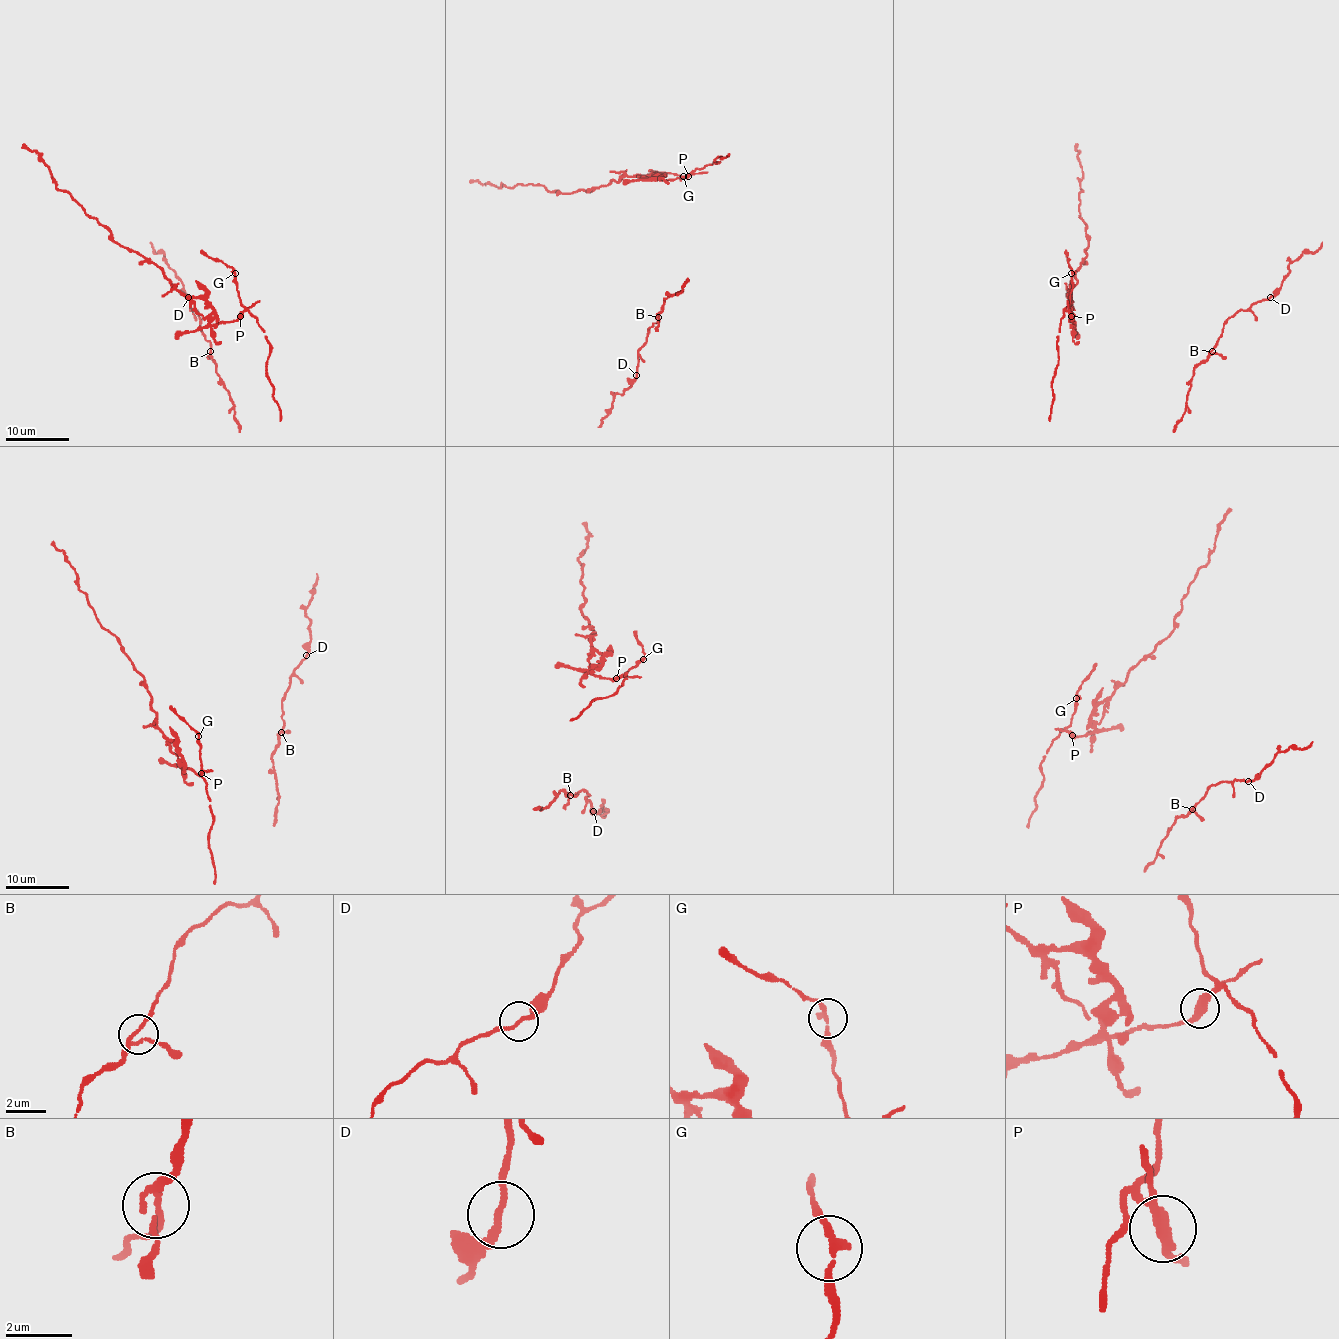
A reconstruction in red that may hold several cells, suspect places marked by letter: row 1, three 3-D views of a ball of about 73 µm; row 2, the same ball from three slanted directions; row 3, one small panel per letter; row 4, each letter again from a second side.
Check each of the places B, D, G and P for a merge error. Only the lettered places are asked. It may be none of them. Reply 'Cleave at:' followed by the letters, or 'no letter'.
Cleave at: P

